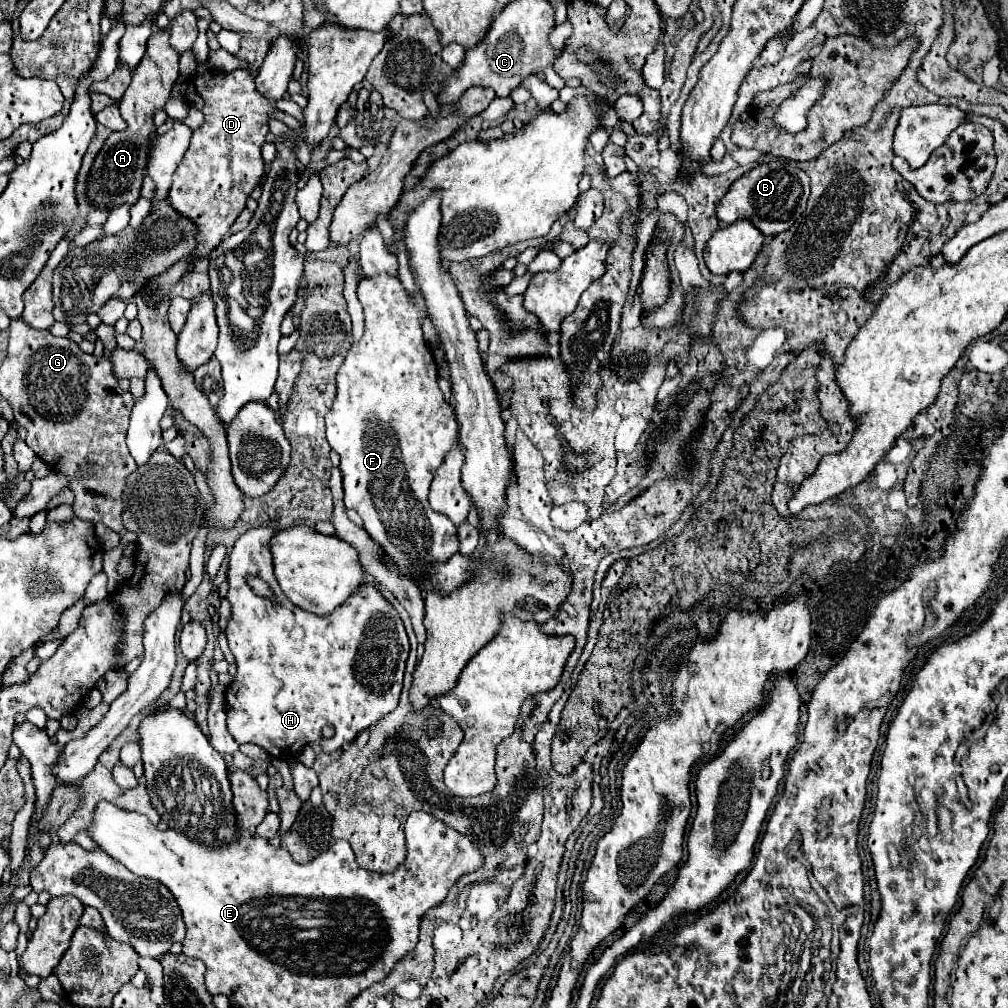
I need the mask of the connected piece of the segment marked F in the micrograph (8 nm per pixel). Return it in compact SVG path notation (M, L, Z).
M364 277L358 285L358 299L364 307L364 335L362 339L348 351L342 367L338 369L336 375L336 399L332 403L332 409L326 415L326 437L330 447L340 453L340 471L344 475L344 505L348 509L354 509L362 521L364 521L364 529L368 531L368 535L390 555L394 557L394 561L398 561L398 565L408 567L408 569L420 569L422 565L428 565L430 561L446 561L446 557L452 557L454 553L458 553L458 537L456 537L456 527L452 525L452 521L448 517L442 517L440 513L434 513L428 505L428 489L432 483L432 477L436 473L436 469L442 465L446 453L454 447L456 439L458 439L458 425L454 421L454 413L450 409L450 405L444 401L444 395L436 383L438 371L436 371L436 363L434 357L422 337L422 319L426 317L426 305L422 301L420 295L416 295L416 303L412 303L402 287L402 283L394 277L374 277L368 279Z

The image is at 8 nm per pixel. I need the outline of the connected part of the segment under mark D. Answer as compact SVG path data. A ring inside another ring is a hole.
M236 69L232 73L210 73L206 85L188 85L188 103L206 117L204 125L192 133L190 147L174 173L170 187L172 207L192 219L198 227L198 249L192 257L208 257L228 235L246 197L262 179L264 159L260 149L268 133L268 119L274 105L254 87L254 77Z

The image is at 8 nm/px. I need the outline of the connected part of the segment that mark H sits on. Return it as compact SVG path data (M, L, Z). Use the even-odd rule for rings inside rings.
M258 527L258 529L252 529L248 533L244 533L232 547L232 553L228 557L228 573L226 573L226 579L228 579L228 593L226 593L226 601L230 601L230 611L232 611L232 617L228 621L228 627L226 627L226 637L228 637L228 643L230 643L230 651L232 655L236 657L236 679L226 687L226 715L228 715L228 731L232 733L232 737L238 741L238 743L254 743L258 747L262 747L270 757L274 759L284 759L284 761L290 761L294 759L296 755L290 755L290 751L300 751L304 745L310 745L310 743L318 743L322 745L322 751L324 753L334 753L338 751L340 747L348 745L354 741L354 737L372 727L374 723L378 723L386 713L394 711L396 705L398 705L398 699L400 699L400 691L402 691L402 677L404 677L404 665L406 665L406 659L408 659L408 653L410 653L410 643L408 643L408 635L404 631L404 625L402 625L402 619L398 615L398 611L394 609L394 605L382 597L382 593L370 585L370 583L364 583L358 587L356 593L352 593L348 597L346 603L342 603L338 609L334 609L334 613L330 615L314 615L314 613L306 613L302 609L298 609L296 605L292 605L284 593L280 591L278 587L278 581L274 577L274 571L272 571L272 555L270 555L270 539L276 531L272 529L266 529L266 527ZM248 577L262 577L268 587L274 591L274 601L268 599L268 597L262 597L262 595L256 595L252 591L252 587L248 585ZM324 725L334 725L336 733L332 739L326 739L322 737L322 727Z

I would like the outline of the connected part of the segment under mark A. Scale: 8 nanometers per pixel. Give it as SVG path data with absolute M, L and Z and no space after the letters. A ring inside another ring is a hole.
M156 29L148 39L148 49L142 59L142 65L134 69L132 83L126 89L124 97L118 101L120 113L124 115L128 129L120 133L112 133L102 151L98 153L88 181L88 193L90 199L100 209L114 209L122 203L136 203L140 197L140 187L144 179L144 171L148 165L148 139L154 135L154 113L162 111L170 99L170 91L178 79L178 59L180 53L170 45L170 31L168 29Z

